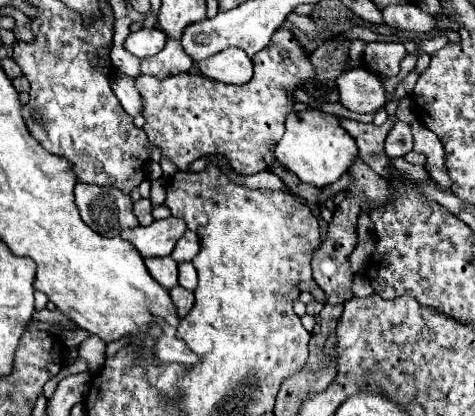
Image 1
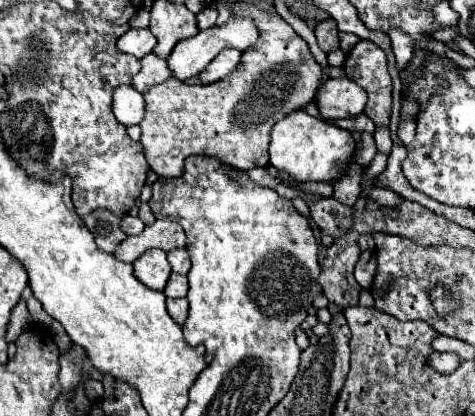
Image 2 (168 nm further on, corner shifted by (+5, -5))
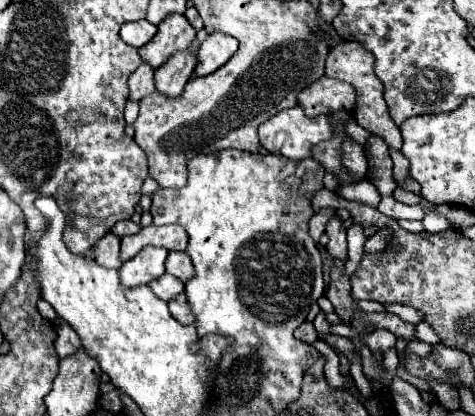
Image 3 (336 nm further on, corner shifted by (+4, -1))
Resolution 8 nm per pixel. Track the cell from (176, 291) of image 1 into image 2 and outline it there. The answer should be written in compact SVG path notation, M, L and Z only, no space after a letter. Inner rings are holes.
M169 298L169 300L167 300L167 310L169 310L171 318L173 318L177 324L183 324L183 322L187 320L189 302L187 302L187 298L179 298L179 300Z

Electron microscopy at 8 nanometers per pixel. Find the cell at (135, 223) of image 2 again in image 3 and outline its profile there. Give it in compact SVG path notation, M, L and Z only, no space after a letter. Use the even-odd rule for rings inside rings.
M122 220L122 222L118 222L114 228L112 228L112 232L116 234L116 236L120 236L120 238L124 238L124 236L128 236L128 234L136 234L136 232L140 232L140 224L136 224L136 222L132 222L132 220Z

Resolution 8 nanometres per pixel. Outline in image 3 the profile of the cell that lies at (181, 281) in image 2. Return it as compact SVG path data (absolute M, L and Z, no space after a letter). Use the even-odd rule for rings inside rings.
M164 274L164 276L156 278L156 280L152 280L148 286L152 288L152 292L156 296L160 296L166 302L172 300L174 296L178 296L180 292L184 292L184 284L176 276L172 276L172 274Z

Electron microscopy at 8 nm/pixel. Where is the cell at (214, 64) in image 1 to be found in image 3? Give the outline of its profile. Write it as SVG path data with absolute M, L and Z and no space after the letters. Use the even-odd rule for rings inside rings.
M214 32L210 34L198 52L198 66L196 66L196 74L198 76L208 76L212 72L216 72L220 66L224 66L238 50L238 40L222 34L222 32Z

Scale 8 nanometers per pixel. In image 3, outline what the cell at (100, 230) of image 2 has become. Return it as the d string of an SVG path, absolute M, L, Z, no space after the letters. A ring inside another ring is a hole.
M106 232L104 238L100 238L94 246L94 258L100 266L108 266L108 268L120 268L120 238L112 232Z

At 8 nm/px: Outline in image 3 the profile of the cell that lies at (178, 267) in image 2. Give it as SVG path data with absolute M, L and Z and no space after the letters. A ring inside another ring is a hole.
M170 252L166 260L166 272L174 274L182 282L188 282L194 276L194 266L190 256L186 252Z

